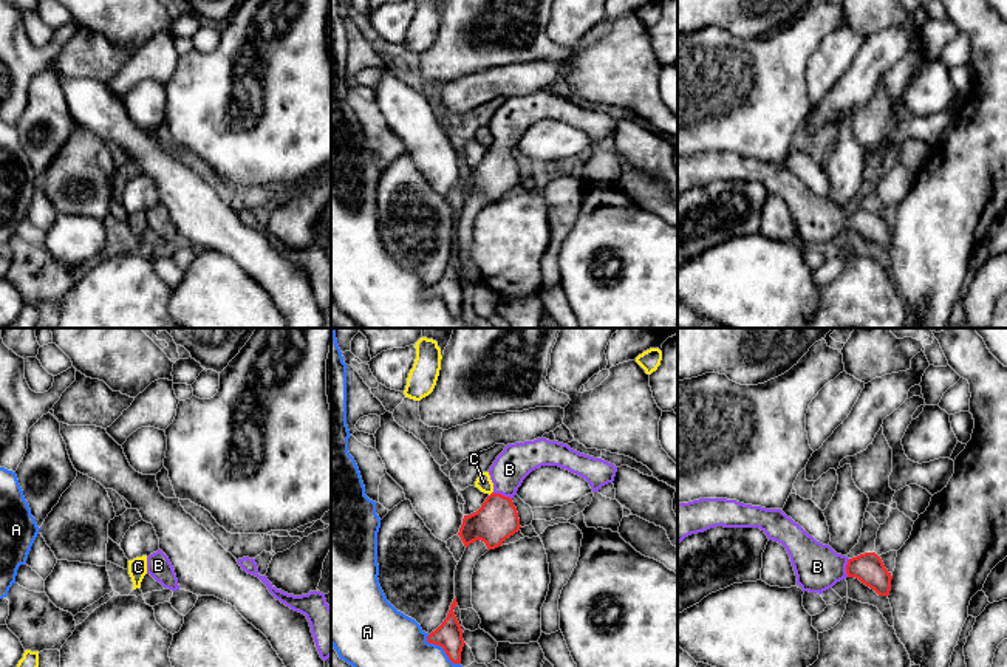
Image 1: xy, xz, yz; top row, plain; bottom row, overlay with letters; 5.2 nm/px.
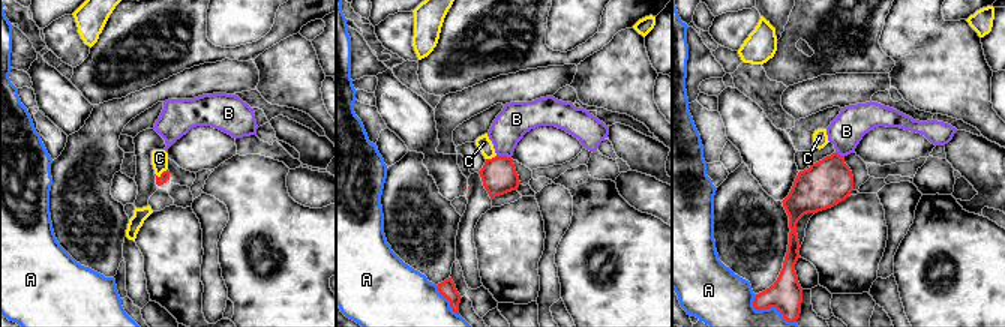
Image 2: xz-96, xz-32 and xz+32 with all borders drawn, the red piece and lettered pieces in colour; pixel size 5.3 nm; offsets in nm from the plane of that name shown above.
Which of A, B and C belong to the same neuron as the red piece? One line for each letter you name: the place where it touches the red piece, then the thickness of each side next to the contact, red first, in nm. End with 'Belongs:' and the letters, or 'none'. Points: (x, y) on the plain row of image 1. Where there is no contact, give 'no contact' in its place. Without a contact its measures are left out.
B: contact xz (500, 147); calibres 220 and 180 nm
Belongs: B

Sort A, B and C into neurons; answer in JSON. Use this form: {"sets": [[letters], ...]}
{"sets": [["A"], ["B"], ["C"]]}

